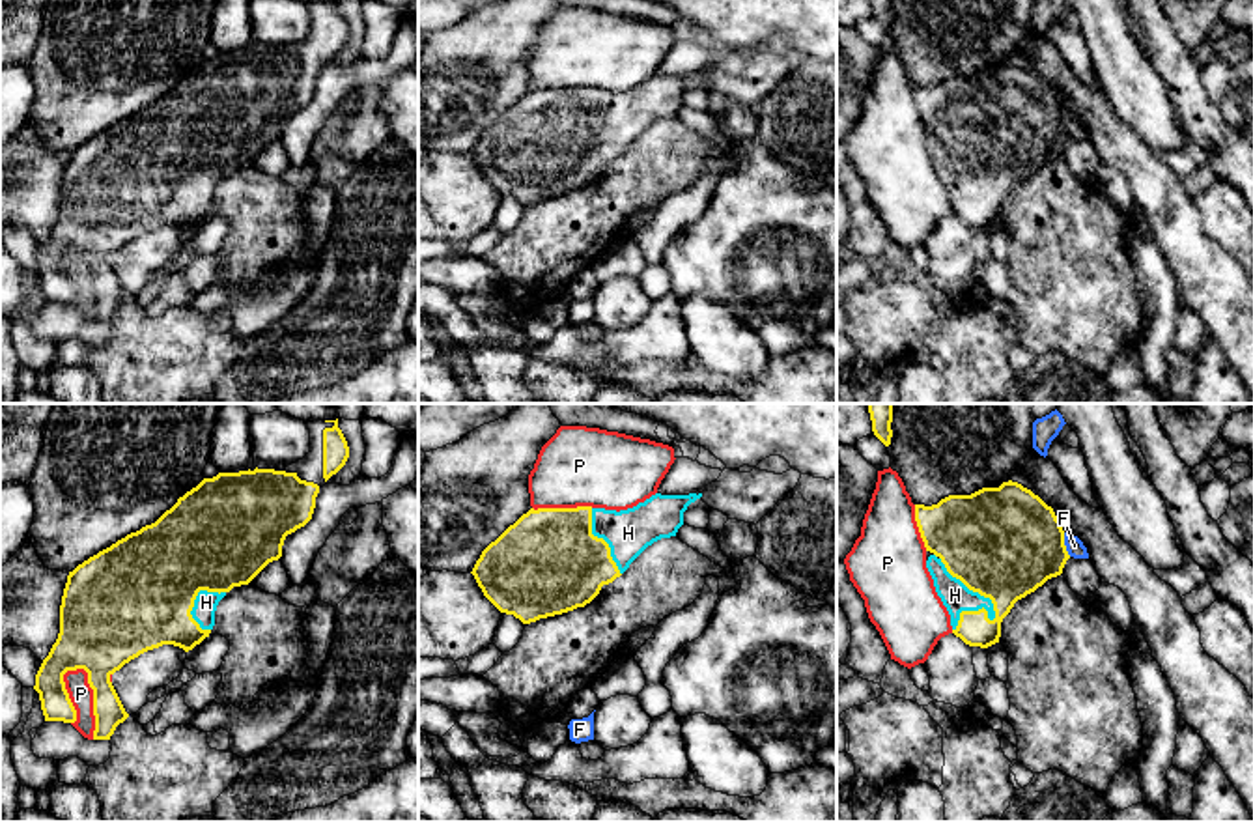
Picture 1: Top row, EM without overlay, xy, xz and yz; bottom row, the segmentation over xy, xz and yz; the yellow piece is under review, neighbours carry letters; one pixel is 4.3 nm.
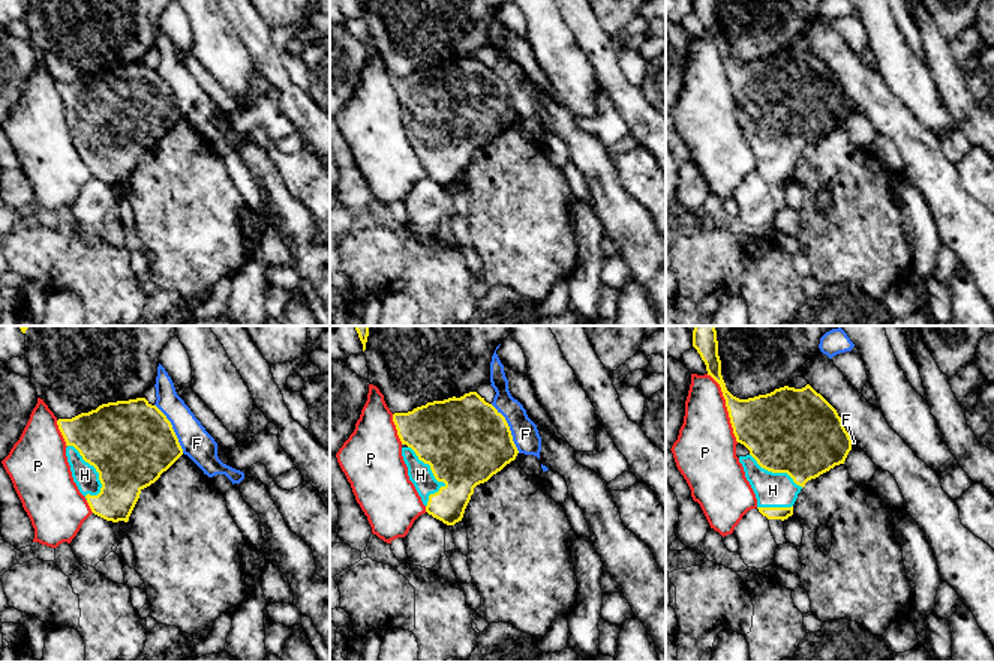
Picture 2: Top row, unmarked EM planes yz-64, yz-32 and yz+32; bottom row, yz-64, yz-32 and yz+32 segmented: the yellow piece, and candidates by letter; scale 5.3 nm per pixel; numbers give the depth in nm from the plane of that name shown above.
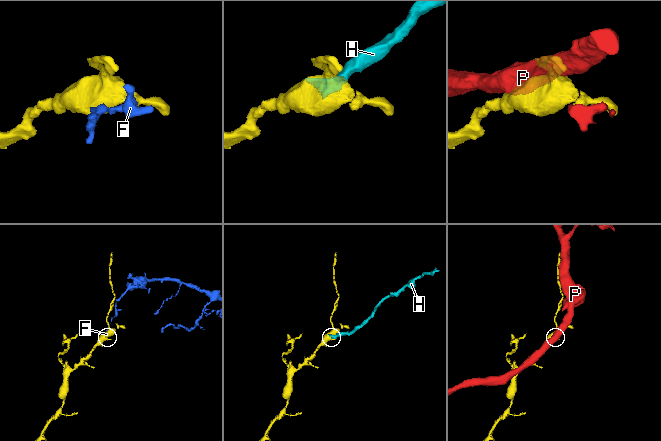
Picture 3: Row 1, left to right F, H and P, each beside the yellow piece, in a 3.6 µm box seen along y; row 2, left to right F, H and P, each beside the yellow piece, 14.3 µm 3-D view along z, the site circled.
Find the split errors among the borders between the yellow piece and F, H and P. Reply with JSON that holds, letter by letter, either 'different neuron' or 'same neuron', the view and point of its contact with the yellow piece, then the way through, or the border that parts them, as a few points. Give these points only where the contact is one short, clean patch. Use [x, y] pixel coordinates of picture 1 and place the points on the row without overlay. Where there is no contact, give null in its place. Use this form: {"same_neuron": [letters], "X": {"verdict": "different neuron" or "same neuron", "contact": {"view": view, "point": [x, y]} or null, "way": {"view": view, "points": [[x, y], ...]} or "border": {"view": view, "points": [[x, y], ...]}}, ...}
{"same_neuron": ["H"], "F": {"verdict": "different neuron", "contact": {"view": "yz", "point": [1063, 126]}, "border": {"view": "yz", "points": [[1063, 114], [1063, 126], [1070, 137]]}}, "H": {"verdict": "same neuron", "contact": {"view": "yz", "point": [973, 172]}}, "P": {"verdict": "different neuron", "contact": {"view": "xy", "point": [94, 279]}}}

